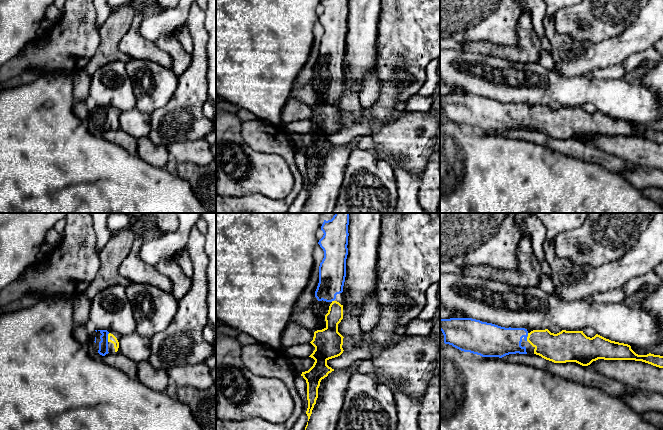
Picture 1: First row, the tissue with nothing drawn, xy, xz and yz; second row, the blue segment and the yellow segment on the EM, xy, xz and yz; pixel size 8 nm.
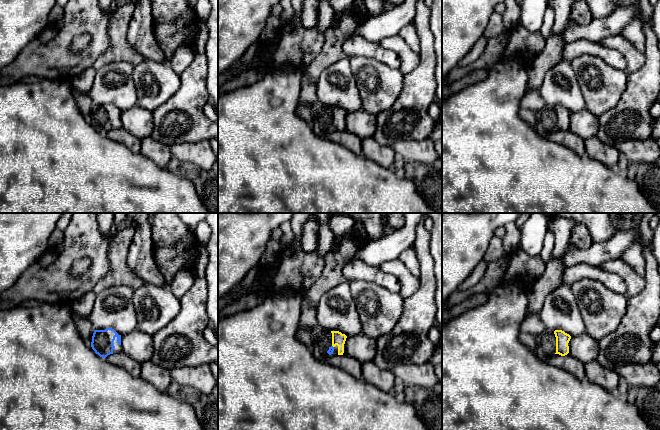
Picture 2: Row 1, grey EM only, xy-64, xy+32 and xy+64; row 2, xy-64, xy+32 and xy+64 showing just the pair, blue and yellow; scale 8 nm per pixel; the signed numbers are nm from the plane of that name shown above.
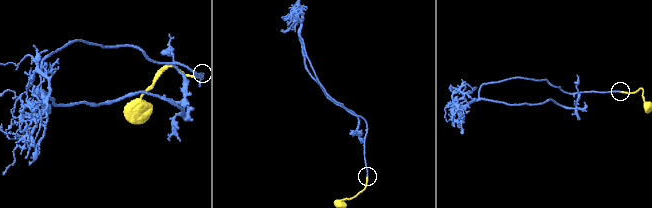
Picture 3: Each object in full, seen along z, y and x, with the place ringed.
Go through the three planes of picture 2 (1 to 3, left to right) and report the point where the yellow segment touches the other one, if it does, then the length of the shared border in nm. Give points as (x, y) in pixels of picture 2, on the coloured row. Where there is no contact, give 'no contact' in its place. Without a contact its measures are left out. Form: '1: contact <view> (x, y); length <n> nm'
1: no contact
2: no contact
3: no contact

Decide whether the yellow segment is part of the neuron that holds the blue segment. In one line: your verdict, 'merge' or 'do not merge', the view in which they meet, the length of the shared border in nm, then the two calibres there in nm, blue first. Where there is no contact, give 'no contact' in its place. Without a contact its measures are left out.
merge; contact in xy; length 70 nm; calibres 80 and 60 nm

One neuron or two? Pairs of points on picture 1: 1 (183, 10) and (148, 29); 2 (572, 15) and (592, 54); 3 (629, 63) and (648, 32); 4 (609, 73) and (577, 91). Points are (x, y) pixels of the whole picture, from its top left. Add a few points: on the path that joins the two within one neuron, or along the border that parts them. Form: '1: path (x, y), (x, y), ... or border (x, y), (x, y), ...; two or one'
1: path (174, 18), (157, 23); one
2: border (563, 33), (592, 42), (601, 42), (608, 39); two
3: border (652, 46), (630, 54), (621, 63); two
4: border (592, 76), (598, 79), (623, 79); two

